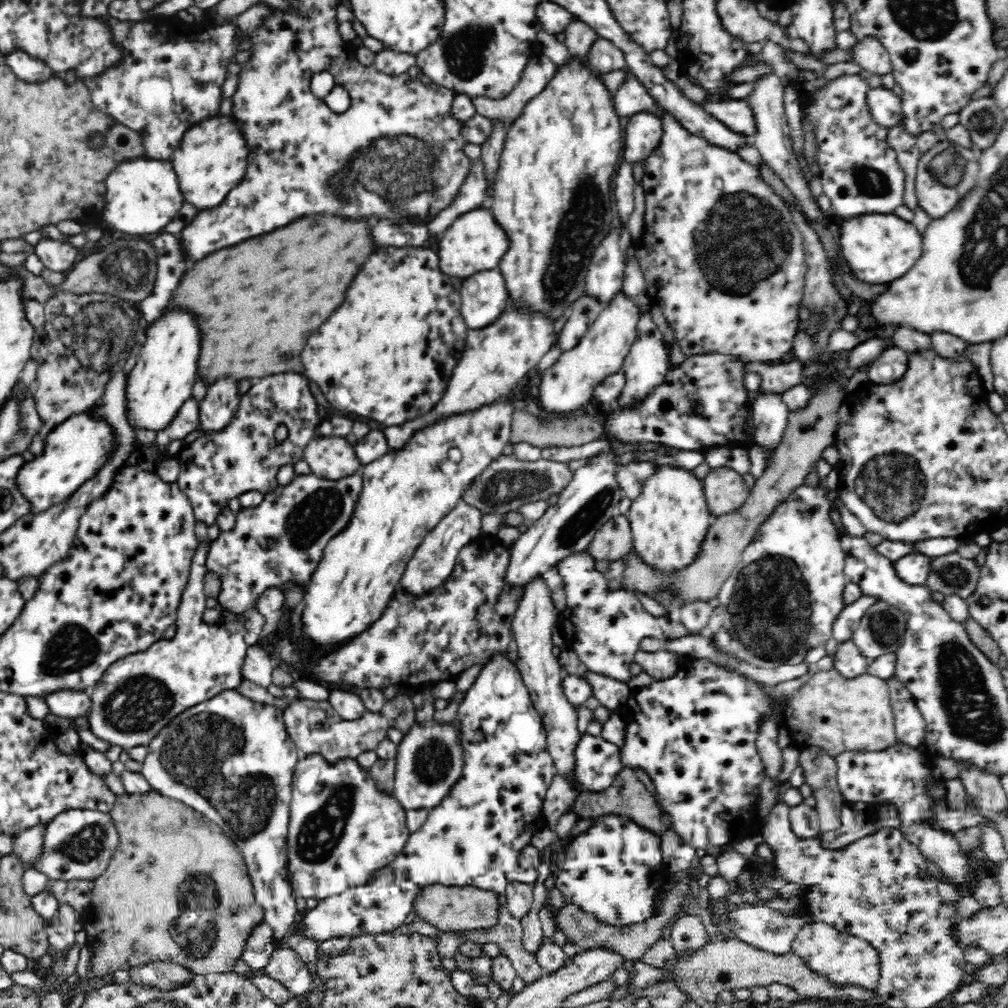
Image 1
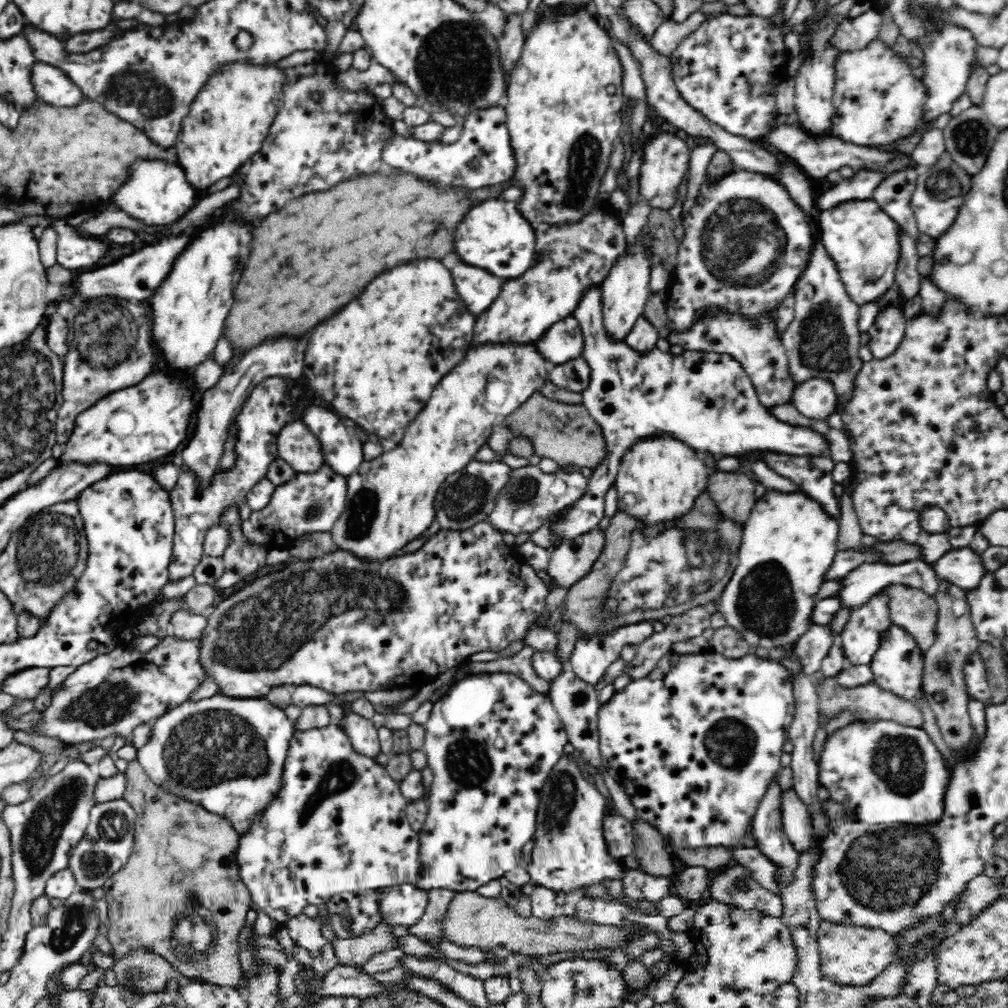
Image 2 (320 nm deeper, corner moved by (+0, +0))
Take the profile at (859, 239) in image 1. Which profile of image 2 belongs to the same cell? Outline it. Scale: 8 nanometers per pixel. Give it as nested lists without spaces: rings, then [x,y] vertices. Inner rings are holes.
[[[871,199],[844,202],[818,213],[822,241],[836,260],[846,291],[858,305],[882,296],[894,284],[894,272],[901,258],[901,227]]]

